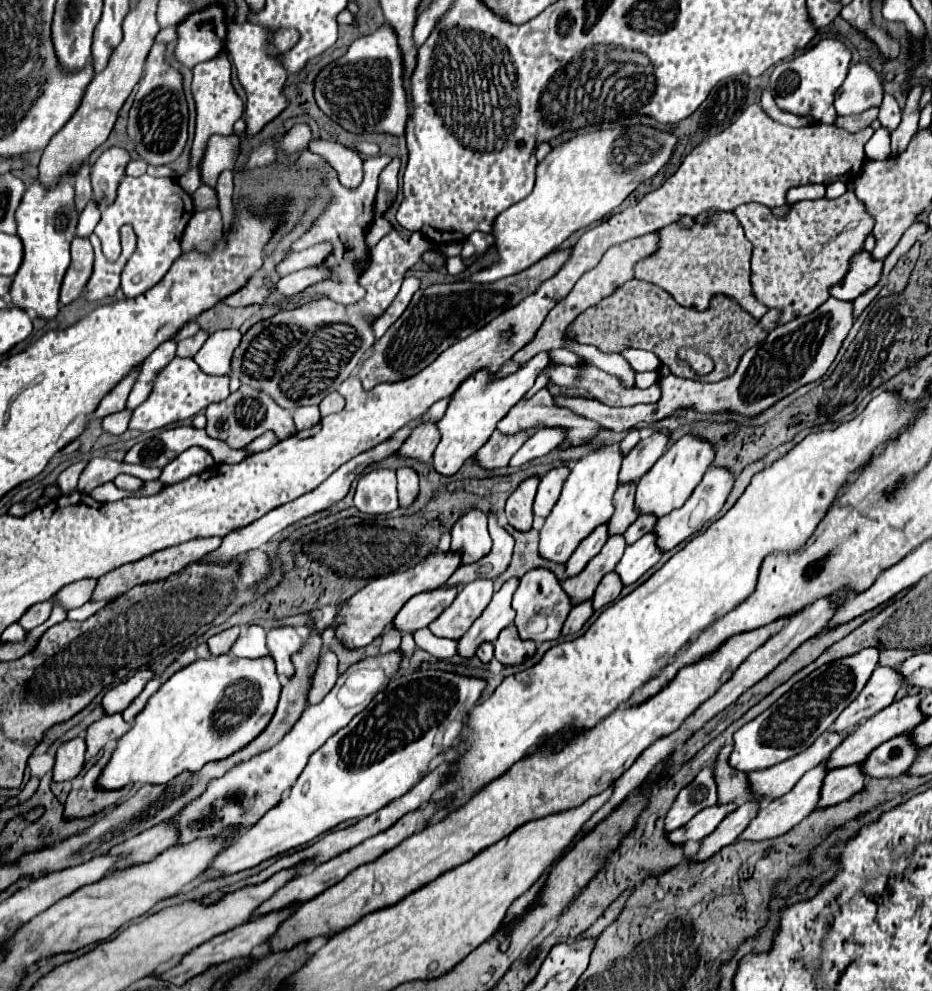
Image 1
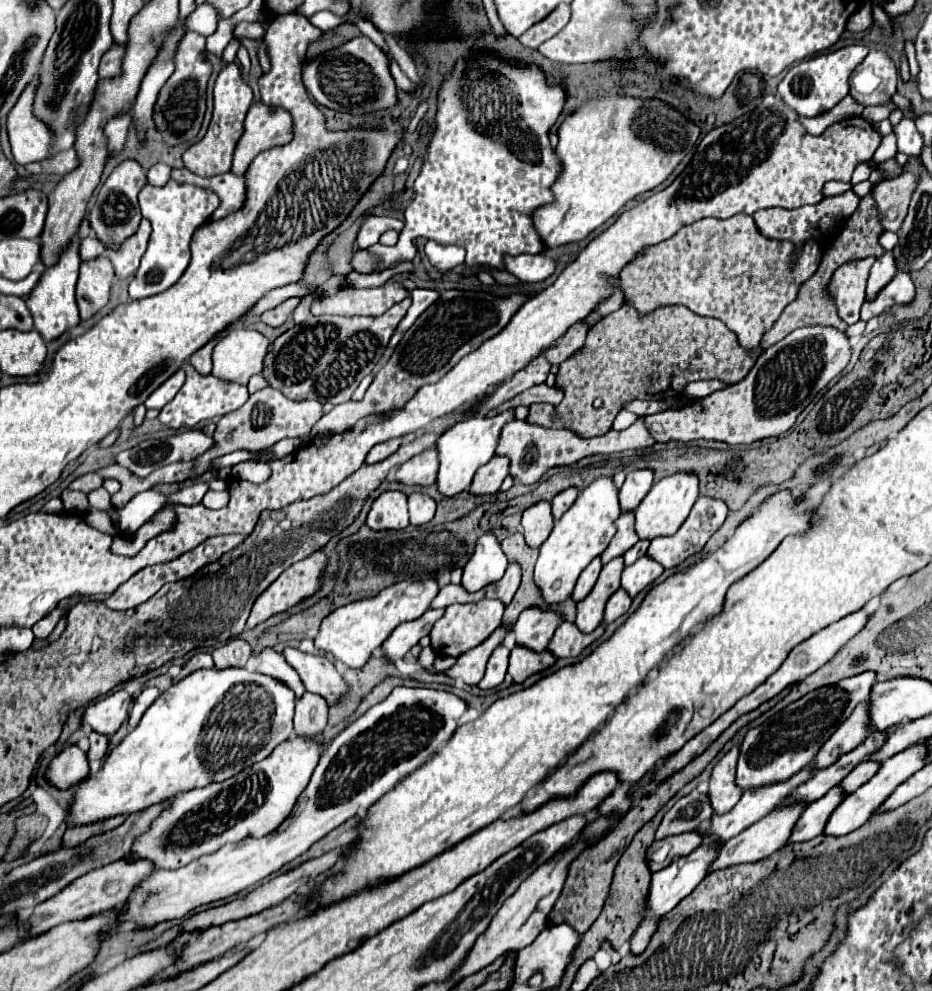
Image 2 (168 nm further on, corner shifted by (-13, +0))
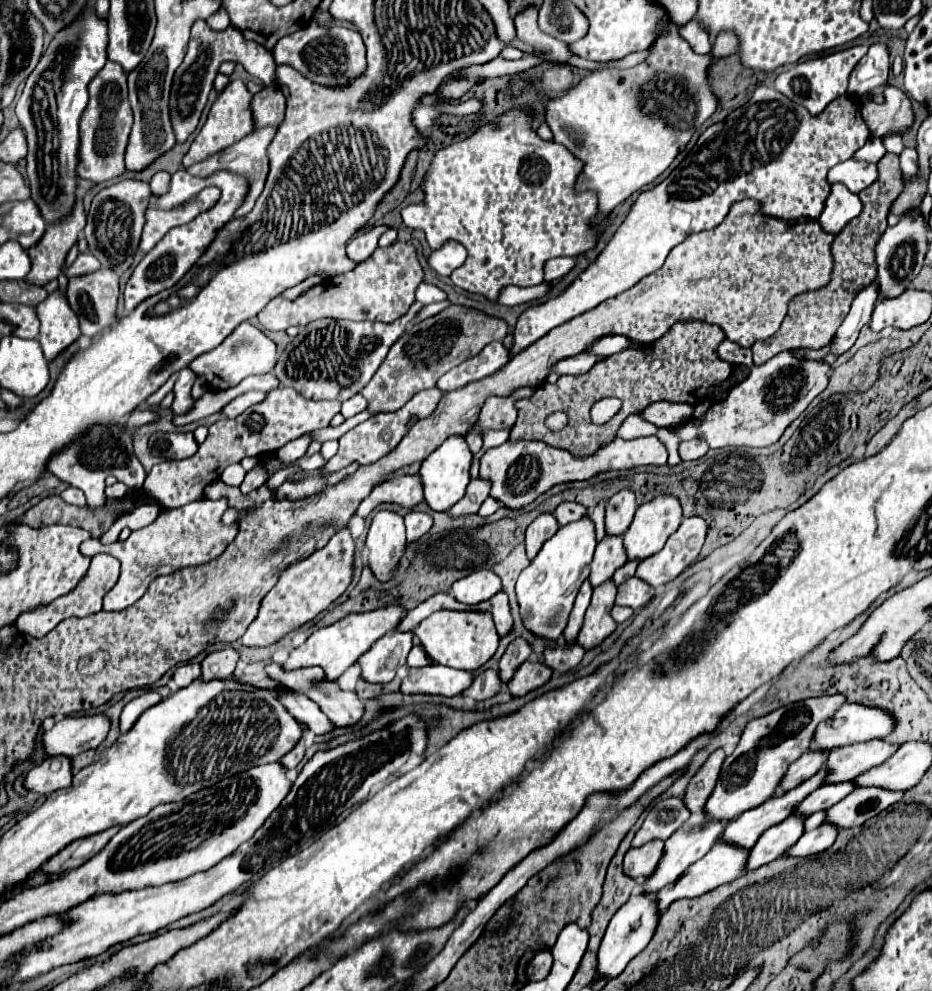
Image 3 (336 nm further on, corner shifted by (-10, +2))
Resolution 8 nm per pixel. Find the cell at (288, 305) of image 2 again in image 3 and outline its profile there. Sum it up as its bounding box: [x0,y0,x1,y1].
[258,241,422,331]

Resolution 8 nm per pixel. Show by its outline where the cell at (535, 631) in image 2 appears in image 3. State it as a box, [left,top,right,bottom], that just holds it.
[498,637,532,683]

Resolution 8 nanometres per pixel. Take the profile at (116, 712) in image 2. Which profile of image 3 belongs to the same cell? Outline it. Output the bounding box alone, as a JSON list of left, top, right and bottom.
[42,713,110,757]

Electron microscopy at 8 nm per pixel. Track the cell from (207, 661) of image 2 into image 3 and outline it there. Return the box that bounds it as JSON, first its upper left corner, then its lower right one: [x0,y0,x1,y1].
[174,663,200,687]

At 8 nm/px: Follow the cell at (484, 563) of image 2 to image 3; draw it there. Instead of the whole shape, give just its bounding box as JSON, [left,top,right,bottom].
[450,569,502,605]

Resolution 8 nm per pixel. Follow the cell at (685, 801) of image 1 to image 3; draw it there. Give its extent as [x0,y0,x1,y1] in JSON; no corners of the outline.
[632,797,690,847]

